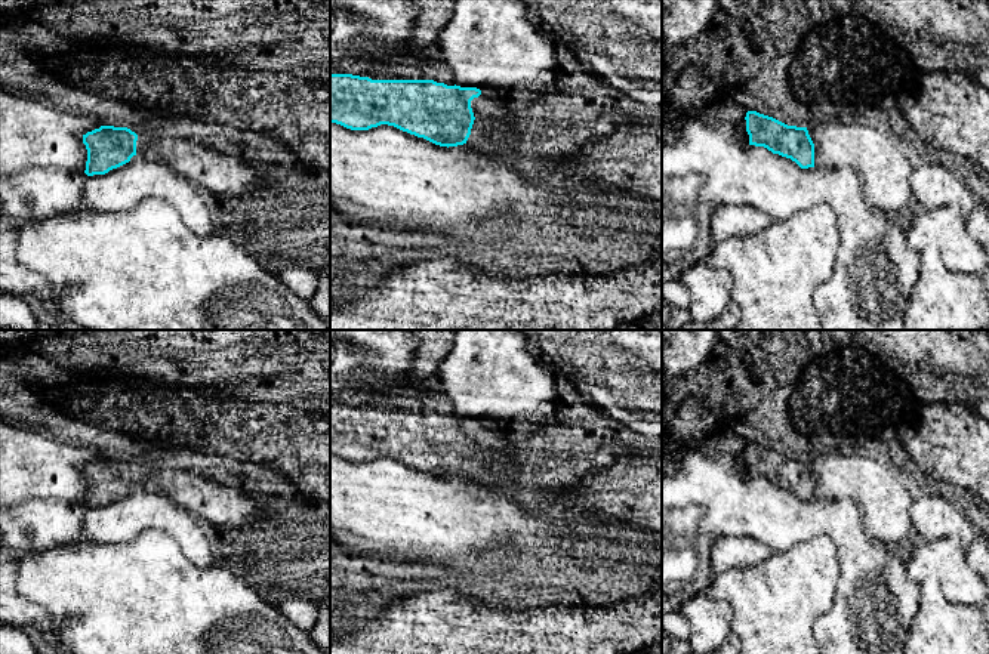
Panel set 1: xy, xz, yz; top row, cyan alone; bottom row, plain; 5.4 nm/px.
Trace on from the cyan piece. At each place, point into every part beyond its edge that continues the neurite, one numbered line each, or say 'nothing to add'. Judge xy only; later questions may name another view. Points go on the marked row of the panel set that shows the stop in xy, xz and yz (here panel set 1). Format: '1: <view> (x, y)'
1: xy (233, 176)

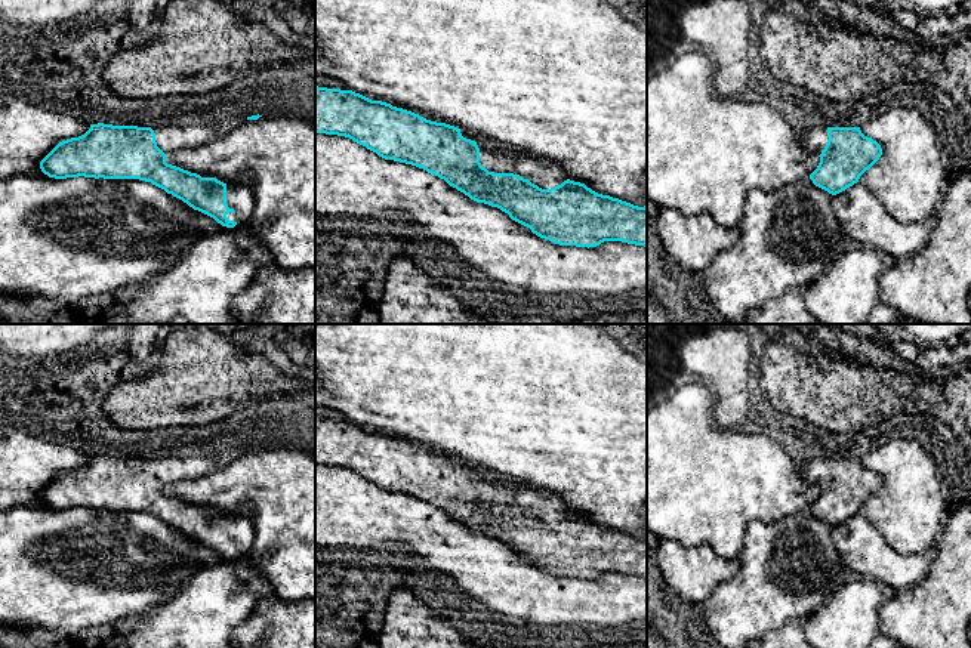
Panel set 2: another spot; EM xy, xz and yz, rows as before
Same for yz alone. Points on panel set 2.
1: yz (814, 139)

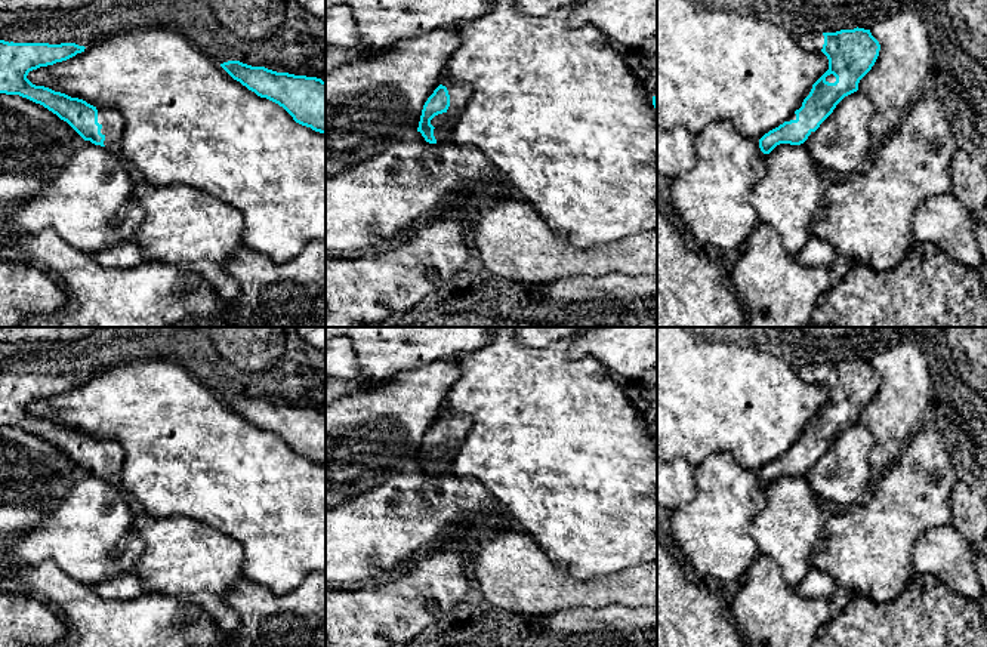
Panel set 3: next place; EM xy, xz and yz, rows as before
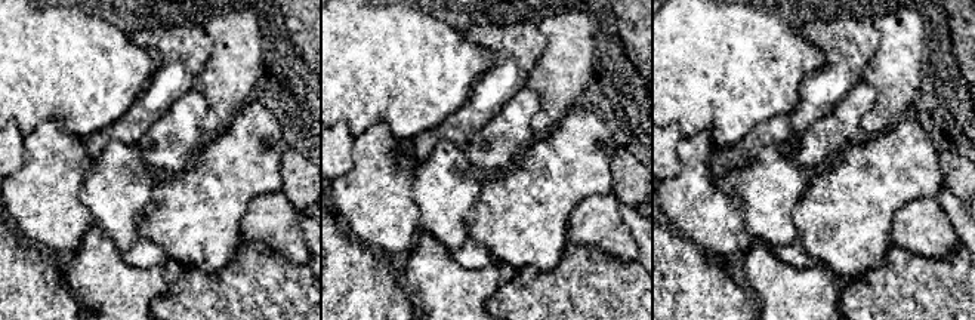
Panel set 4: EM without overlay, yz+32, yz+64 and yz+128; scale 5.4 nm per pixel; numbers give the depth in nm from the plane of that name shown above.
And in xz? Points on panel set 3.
1: xz (459, 94)

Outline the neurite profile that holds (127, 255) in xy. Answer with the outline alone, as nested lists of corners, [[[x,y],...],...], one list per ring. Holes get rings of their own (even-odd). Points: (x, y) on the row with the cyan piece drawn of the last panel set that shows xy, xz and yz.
[[[135,240],[107,247],[92,255],[99,265],[107,268],[133,268],[145,262],[141,246]]]

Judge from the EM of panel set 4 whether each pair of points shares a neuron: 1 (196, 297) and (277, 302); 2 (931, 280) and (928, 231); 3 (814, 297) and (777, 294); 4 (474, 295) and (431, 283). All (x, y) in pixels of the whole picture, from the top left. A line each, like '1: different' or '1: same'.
1: same
2: different
3: same
4: same

